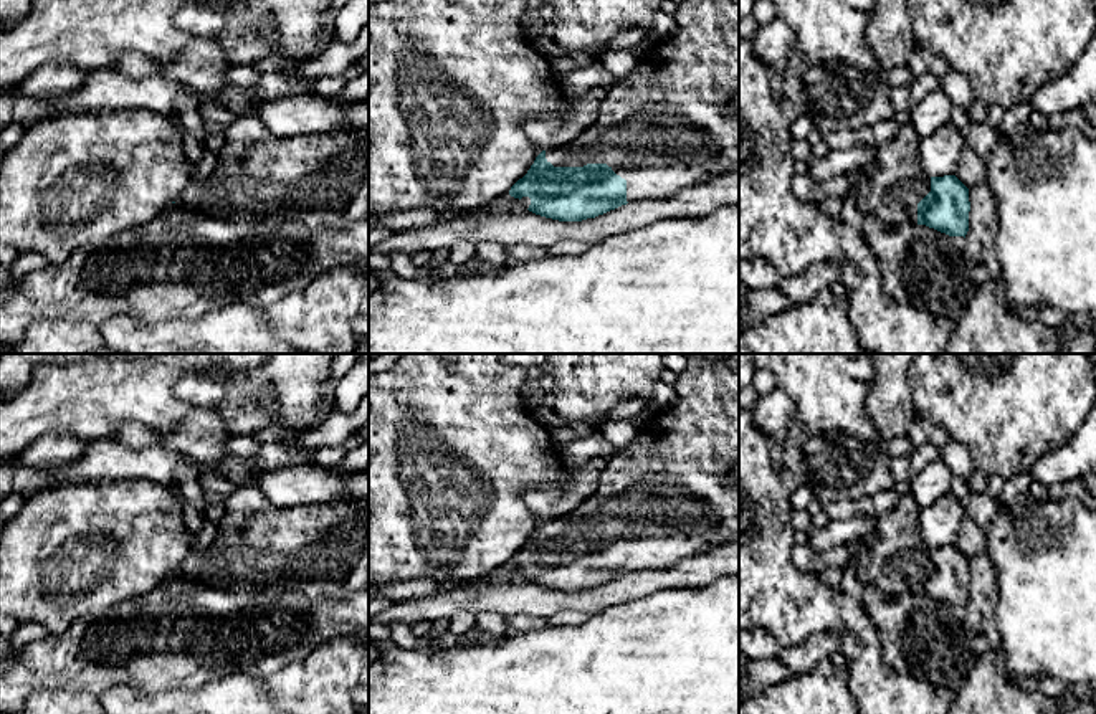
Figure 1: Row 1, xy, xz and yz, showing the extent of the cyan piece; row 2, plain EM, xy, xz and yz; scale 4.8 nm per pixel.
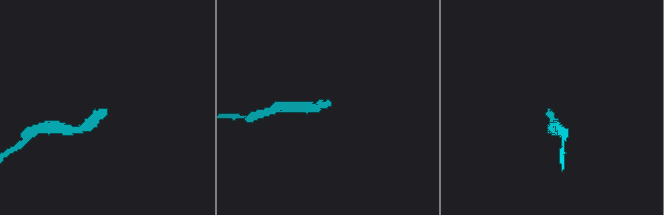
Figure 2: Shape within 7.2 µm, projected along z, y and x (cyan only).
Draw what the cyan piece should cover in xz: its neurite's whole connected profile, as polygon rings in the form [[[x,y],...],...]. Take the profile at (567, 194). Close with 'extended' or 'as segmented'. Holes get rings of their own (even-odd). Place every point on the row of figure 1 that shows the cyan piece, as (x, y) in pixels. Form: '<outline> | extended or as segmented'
[[[683,0],[678,3],[673,18],[676,20],[678,31],[656,41],[645,55],[638,56],[638,64],[628,76],[618,79],[607,89],[598,117],[584,134],[562,149],[542,150],[527,174],[511,187],[511,197],[519,200],[529,197],[531,205],[527,210],[536,215],[559,221],[582,221],[622,205],[665,197],[739,169],[739,0]]] | extended

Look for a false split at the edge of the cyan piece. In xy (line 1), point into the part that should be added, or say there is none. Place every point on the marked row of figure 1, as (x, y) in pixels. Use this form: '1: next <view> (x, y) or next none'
1: next none

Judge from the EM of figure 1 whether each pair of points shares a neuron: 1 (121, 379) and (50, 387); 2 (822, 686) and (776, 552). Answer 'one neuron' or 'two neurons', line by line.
1: one neuron
2: two neurons

